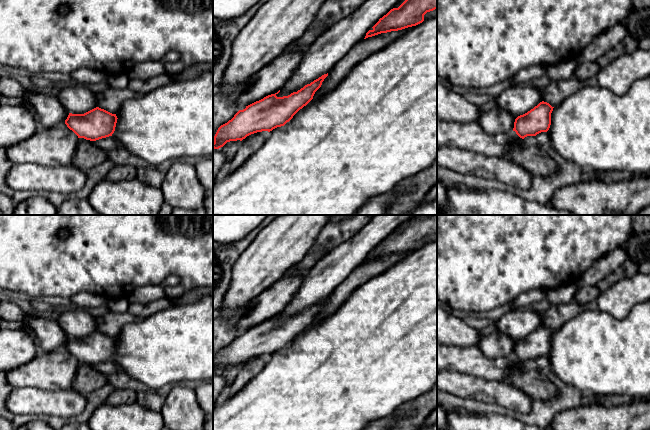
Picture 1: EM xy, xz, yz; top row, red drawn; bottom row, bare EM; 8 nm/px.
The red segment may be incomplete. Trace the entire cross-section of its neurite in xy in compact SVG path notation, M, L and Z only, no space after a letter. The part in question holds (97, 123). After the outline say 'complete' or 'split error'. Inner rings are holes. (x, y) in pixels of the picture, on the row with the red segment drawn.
M74 84L58 90L59 102L69 113L65 124L78 138L96 141L112 136L117 116L97 106L95 93L85 85Z; split error

